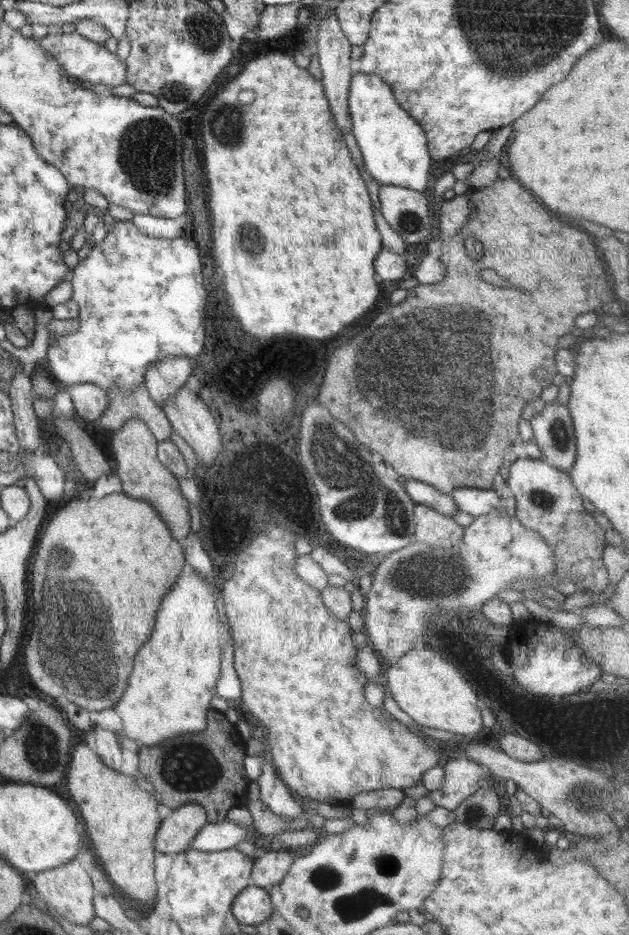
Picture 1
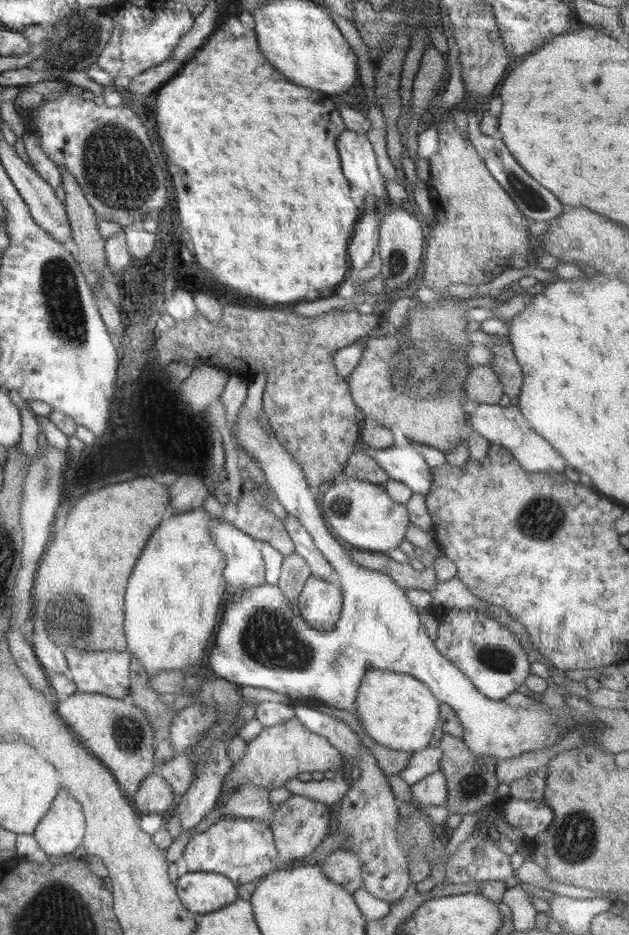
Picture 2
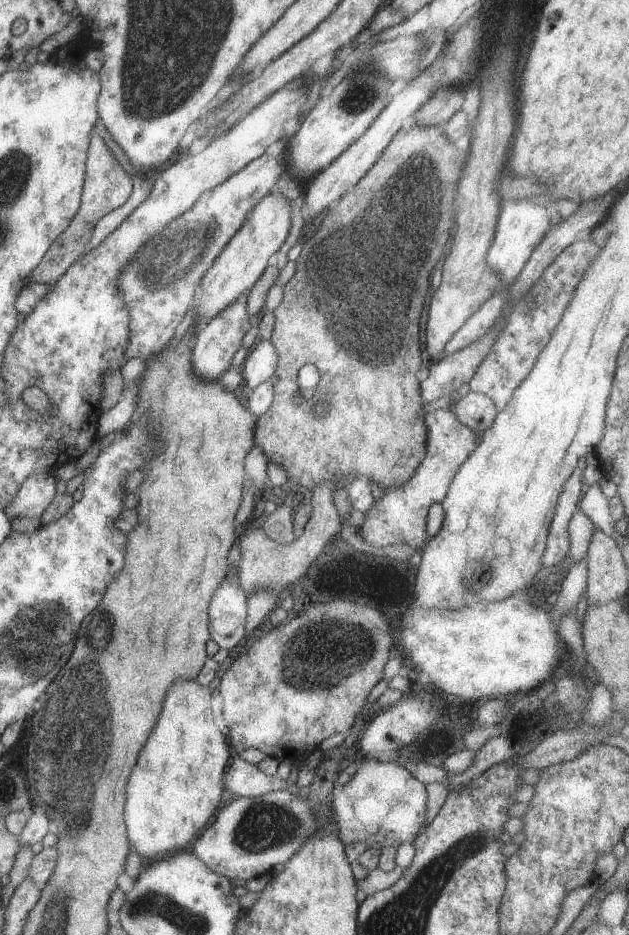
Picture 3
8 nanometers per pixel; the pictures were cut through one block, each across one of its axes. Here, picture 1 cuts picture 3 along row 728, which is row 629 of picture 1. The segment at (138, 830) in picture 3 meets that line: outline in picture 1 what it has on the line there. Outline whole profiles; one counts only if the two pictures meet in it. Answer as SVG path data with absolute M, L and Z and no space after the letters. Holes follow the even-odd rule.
M195 571L182 572L178 576L172 590L163 596L154 631L136 653L128 687L113 706L122 719L122 729L117 734L125 734L142 745L154 746L166 742L170 737L197 733L206 728L207 714L216 695L216 682L221 675L223 649L220 647L219 625L222 617L216 610L218 601L214 588L200 574Z

